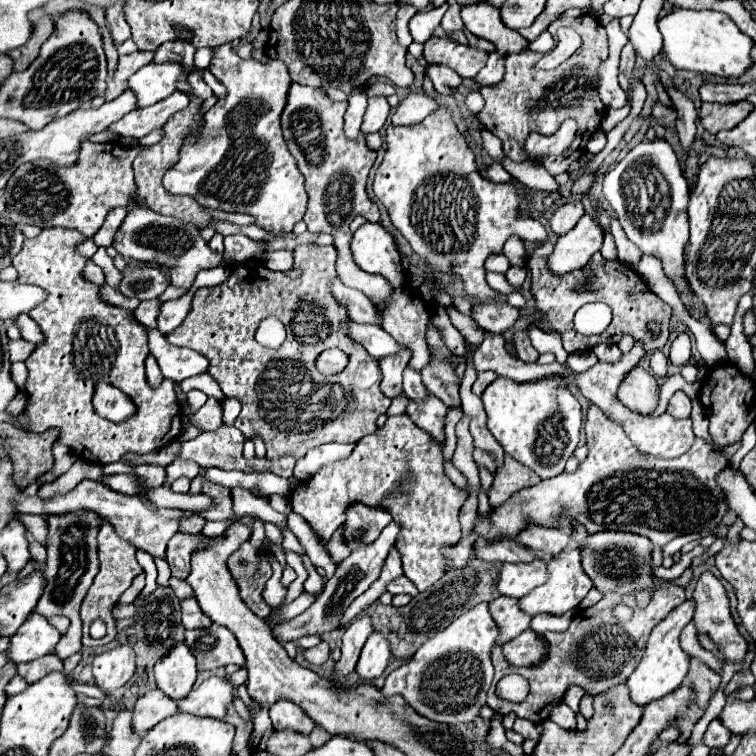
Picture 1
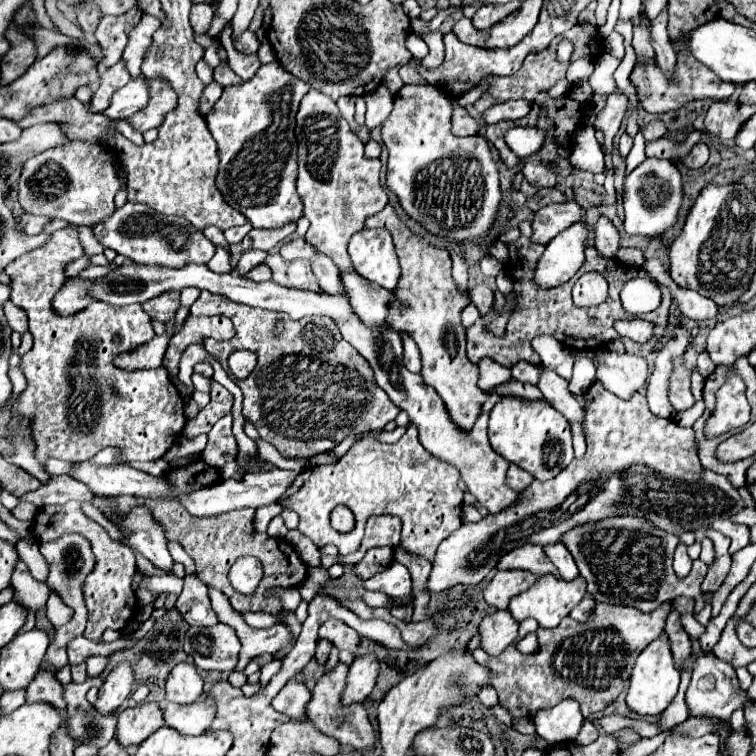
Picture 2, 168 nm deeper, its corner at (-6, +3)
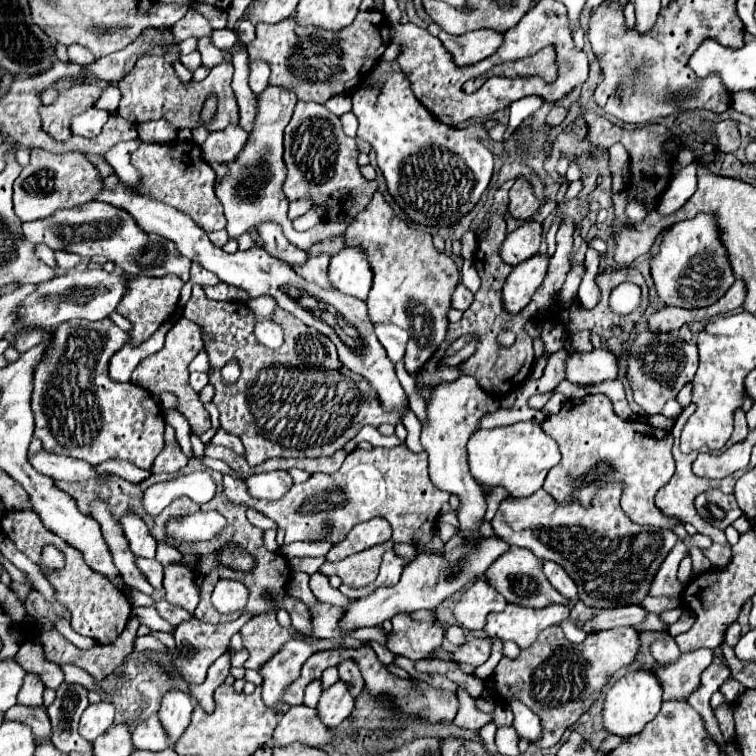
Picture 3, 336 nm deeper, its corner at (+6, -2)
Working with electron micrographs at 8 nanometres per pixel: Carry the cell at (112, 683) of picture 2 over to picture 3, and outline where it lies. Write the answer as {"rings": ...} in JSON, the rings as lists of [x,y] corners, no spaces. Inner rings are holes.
{"rings":[[[110,702],[90,704],[80,720],[80,736],[88,742],[94,742],[100,734],[104,734],[114,720],[114,706]]]}

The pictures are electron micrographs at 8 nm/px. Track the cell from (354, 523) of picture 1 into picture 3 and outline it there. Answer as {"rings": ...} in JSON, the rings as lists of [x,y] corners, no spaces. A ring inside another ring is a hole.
{"rings":[[[384,518],[368,520],[364,524],[358,524],[342,542],[334,544],[334,548],[326,554],[326,558],[330,562],[348,558],[350,554],[362,552],[366,548],[372,548],[376,544],[382,544],[382,542],[390,540],[390,536],[392,536],[392,528],[390,528],[388,520],[384,520]]]}

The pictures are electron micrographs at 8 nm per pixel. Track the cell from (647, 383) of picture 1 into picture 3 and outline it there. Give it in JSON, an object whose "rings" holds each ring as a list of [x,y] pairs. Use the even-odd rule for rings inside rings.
{"rings":[[[594,348],[590,352],[570,350],[564,362],[564,378],[572,384],[600,384],[604,380],[614,380],[618,374],[616,356],[608,350]]]}

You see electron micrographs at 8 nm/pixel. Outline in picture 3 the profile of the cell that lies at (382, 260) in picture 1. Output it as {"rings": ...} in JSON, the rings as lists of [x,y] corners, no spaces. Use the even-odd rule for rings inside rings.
{"rings":[[[344,248],[330,258],[328,278],[338,292],[366,300],[372,286],[372,268],[360,250]]]}

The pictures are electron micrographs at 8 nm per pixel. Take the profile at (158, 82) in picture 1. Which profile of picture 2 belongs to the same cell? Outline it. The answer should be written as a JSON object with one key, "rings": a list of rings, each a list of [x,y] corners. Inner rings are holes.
{"rings":[[[140,75],[138,79],[132,79],[128,85],[124,85],[120,91],[114,93],[112,103],[104,111],[104,115],[108,119],[128,119],[140,109],[144,109],[144,105],[148,105],[148,97],[150,97],[148,79]]]}

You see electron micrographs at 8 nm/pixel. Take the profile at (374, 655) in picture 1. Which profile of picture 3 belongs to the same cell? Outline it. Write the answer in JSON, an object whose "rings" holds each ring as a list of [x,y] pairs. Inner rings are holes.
{"rings":[[[336,682],[328,690],[322,692],[320,702],[316,706],[320,722],[324,722],[326,728],[336,728],[342,720],[346,720],[354,710],[354,700],[348,694],[348,686],[344,682]]]}

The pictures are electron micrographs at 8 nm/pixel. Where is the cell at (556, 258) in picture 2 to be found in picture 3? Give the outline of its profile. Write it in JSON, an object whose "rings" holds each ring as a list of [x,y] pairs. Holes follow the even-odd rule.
{"rings":[[[536,254],[516,266],[504,282],[502,288],[502,304],[508,314],[518,314],[526,308],[538,286],[542,284],[548,272],[548,258],[544,254]]]}

